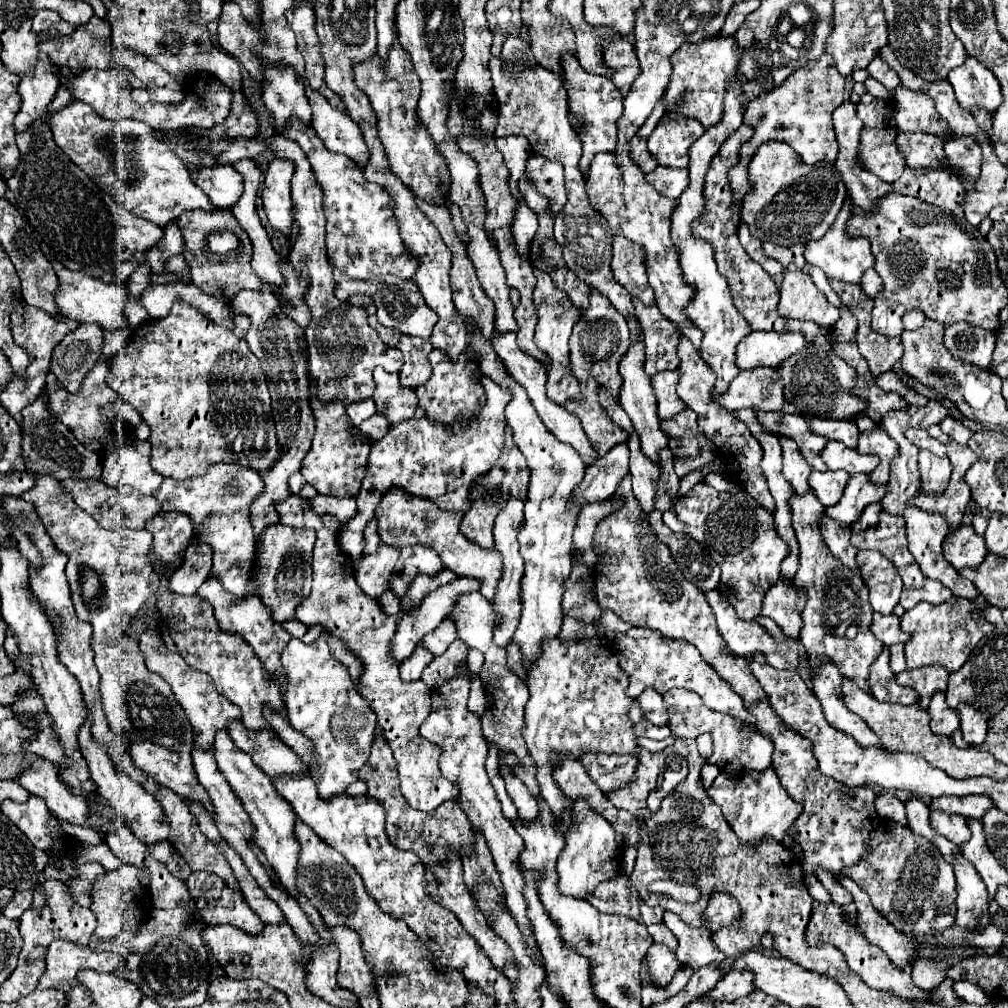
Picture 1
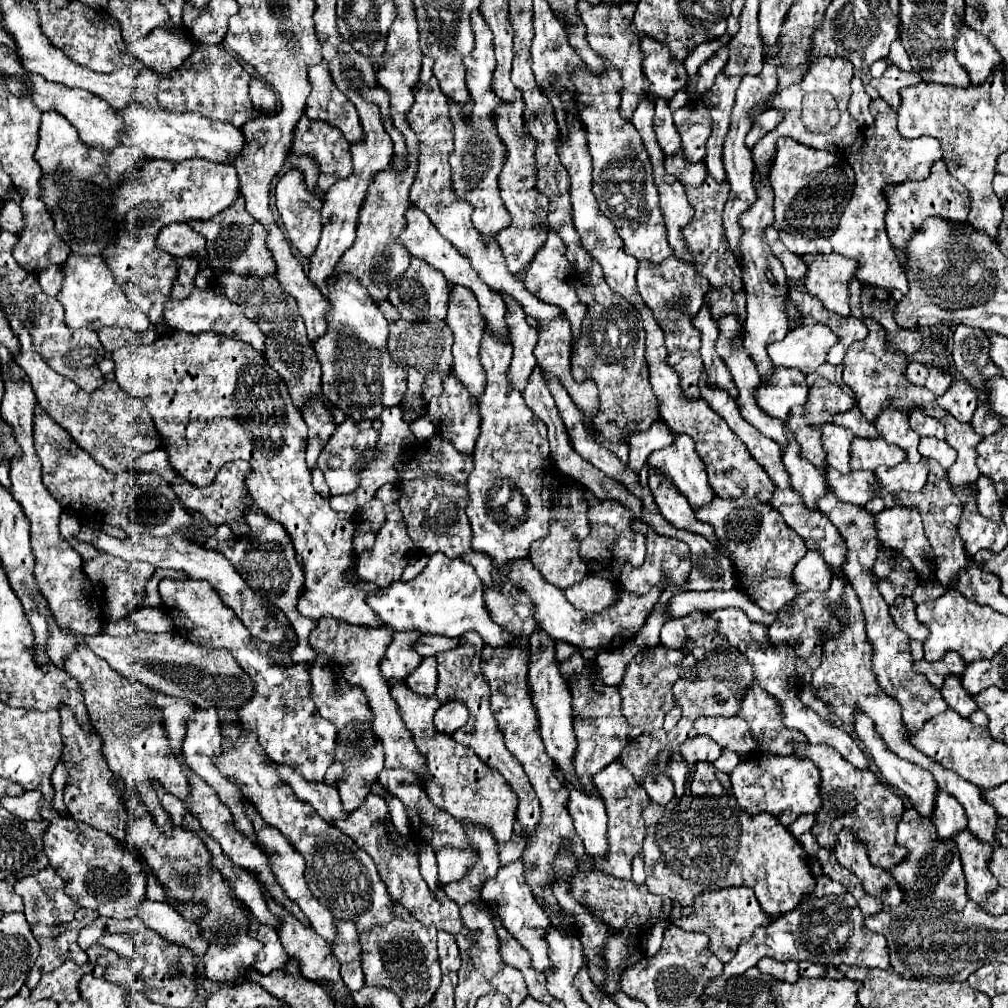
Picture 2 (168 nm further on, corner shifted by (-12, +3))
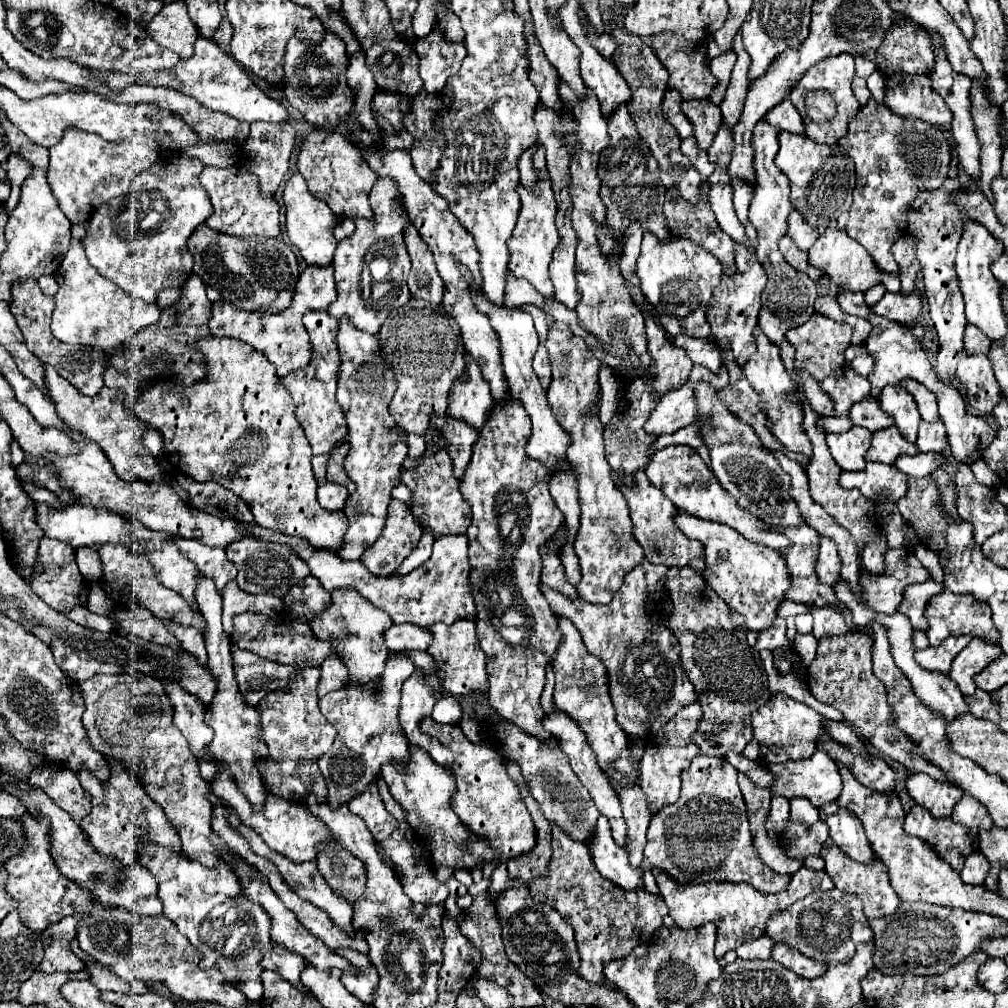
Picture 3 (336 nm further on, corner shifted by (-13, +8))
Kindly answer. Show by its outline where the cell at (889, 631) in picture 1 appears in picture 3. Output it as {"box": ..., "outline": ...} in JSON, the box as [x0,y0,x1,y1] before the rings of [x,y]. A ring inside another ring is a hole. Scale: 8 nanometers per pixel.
{"box":[898,580,944,630],"outline":[[[926,580],[922,584],[914,584],[914,586],[908,586],[906,592],[904,592],[904,600],[902,604],[898,606],[898,612],[902,612],[904,616],[910,618],[914,630],[928,630],[928,620],[924,618],[924,610],[926,610],[926,604],[932,596],[940,594],[940,590],[944,588],[942,582],[936,582],[936,580]]]}

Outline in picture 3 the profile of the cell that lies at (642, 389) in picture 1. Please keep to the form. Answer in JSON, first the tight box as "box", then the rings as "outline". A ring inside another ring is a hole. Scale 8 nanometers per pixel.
{"box":[646,446,790,550],"outline":[[[668,446],[664,450],[658,450],[654,454],[654,460],[646,468],[646,476],[650,478],[650,482],[654,486],[658,486],[676,504],[678,510],[682,510],[686,514],[694,514],[696,518],[702,518],[702,520],[714,520],[714,522],[732,526],[746,540],[750,540],[754,544],[764,544],[774,550],[784,550],[790,546],[790,540],[782,532],[772,530],[766,522],[762,522],[760,518],[754,518],[754,514],[742,510],[734,502],[734,498],[720,486],[716,476],[706,468],[706,464],[698,456],[698,452],[692,450],[690,446]]]}

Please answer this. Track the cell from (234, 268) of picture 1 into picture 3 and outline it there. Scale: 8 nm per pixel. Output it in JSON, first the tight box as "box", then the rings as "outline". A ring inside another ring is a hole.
{"box":[198,164,280,238],"outline":[[[236,164],[236,166],[228,166],[228,168],[216,168],[216,166],[204,166],[202,176],[198,176],[198,180],[202,178],[202,186],[206,188],[210,202],[212,202],[212,216],[206,220],[206,224],[218,232],[230,234],[230,236],[264,236],[264,238],[278,238],[280,236],[280,220],[278,220],[278,212],[280,206],[274,200],[274,196],[264,198],[258,186],[258,178],[254,174],[250,174],[250,170],[246,170],[246,166]]]}

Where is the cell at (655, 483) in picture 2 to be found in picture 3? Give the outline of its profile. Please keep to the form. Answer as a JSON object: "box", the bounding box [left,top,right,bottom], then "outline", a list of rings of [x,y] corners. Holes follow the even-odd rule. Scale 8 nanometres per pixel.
{"box":[676,512,792,630],"outline":[[[680,512],[676,516],[676,524],[688,538],[700,540],[706,546],[706,570],[702,576],[706,578],[708,586],[712,586],[732,610],[746,618],[750,630],[770,628],[772,614],[776,614],[778,604],[792,586],[784,556],[778,550],[770,550],[762,544],[746,542],[746,538],[742,538],[742,534],[738,534],[734,528],[718,522],[706,522]]]}

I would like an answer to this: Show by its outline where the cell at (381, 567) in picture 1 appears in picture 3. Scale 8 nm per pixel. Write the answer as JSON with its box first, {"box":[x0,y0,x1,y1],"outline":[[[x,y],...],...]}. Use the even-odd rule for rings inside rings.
{"box":[362,500,422,576],"outline":[[[398,500],[388,506],[388,518],[378,542],[374,542],[366,554],[362,554],[362,564],[376,576],[390,576],[402,560],[416,548],[422,536],[422,528],[412,512]]]}

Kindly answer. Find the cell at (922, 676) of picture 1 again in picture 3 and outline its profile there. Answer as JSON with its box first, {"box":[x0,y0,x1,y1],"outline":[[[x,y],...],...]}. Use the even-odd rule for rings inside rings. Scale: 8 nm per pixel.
{"box":[914,636,970,674],"outline":[[[954,636],[954,638],[946,638],[946,642],[942,642],[940,646],[930,646],[926,650],[916,650],[914,660],[928,668],[928,670],[938,670],[942,674],[950,672],[952,660],[956,658],[956,654],[966,648],[966,644],[970,642],[970,636]]]}

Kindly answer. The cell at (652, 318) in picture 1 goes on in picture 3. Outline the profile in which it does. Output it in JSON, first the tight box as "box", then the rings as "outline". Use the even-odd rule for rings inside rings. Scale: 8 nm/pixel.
{"box":[638,230,722,338],"outline":[[[646,230],[638,256],[638,276],[642,282],[642,294],[654,304],[654,308],[658,308],[662,328],[668,334],[676,336],[684,332],[698,338],[710,336],[706,302],[712,298],[714,286],[718,286],[722,278],[722,264],[714,258],[714,254],[674,234],[670,236],[670,242],[658,242],[658,238]]]}

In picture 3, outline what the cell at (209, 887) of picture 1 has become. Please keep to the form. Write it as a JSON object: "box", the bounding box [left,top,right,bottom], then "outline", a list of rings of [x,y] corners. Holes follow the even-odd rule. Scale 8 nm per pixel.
{"box":[262,944,306,992],"outline":[[[274,944],[274,950],[270,954],[266,954],[262,958],[262,966],[266,970],[274,970],[278,972],[284,980],[288,980],[292,986],[296,986],[298,990],[306,992],[306,986],[300,982],[300,974],[306,968],[306,962],[302,956],[288,952],[284,946]]]}

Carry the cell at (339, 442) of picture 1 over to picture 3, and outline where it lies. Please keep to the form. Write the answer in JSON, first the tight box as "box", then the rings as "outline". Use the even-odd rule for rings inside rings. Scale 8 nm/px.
{"box":[318,482,348,512],"outline":[[[320,482],[320,486],[318,486],[318,502],[324,506],[324,510],[330,510],[330,512],[342,510],[346,498],[348,498],[346,486]]]}

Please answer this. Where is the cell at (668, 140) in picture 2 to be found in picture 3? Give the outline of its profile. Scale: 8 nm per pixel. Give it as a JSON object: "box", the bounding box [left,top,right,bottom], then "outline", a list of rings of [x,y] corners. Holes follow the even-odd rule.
{"box":[662,90,692,138],"outline":[[[668,90],[662,104],[664,118],[678,130],[680,138],[688,138],[692,136],[692,126],[690,126],[690,120],[682,114],[680,104],[682,104],[682,96],[678,94],[678,90]]]}

